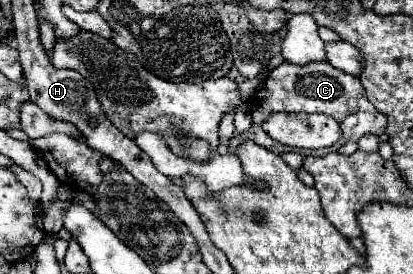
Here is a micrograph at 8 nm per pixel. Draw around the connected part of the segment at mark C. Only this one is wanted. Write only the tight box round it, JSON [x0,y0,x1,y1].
[230,62,388,156]

